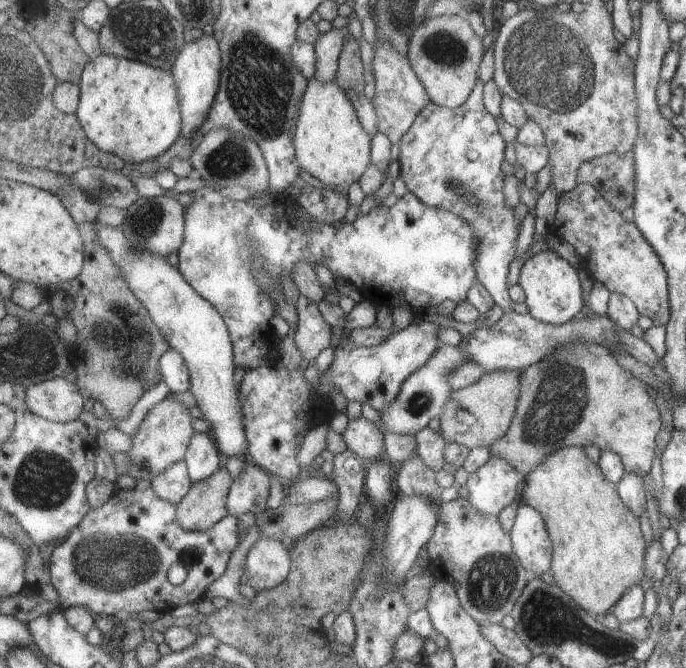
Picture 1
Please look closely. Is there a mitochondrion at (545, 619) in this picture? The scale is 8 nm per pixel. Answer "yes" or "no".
yes

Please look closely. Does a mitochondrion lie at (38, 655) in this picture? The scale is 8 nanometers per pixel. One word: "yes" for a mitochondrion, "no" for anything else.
no

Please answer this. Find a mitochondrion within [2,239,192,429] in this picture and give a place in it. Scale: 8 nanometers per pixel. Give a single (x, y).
(120, 336)

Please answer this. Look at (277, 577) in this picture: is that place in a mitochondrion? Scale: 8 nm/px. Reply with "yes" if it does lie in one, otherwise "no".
no

